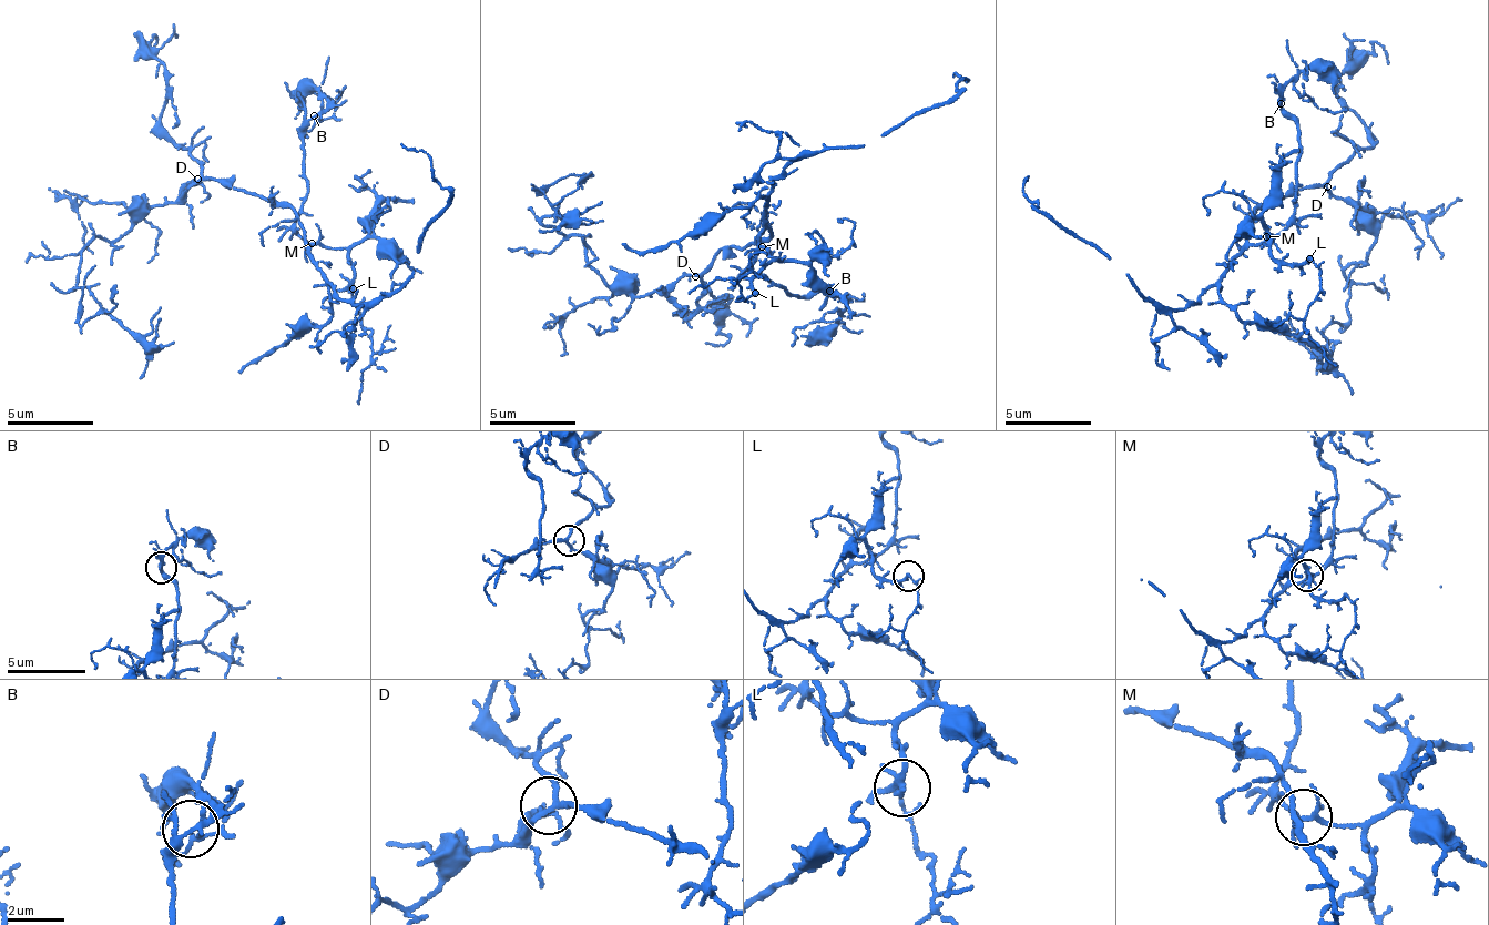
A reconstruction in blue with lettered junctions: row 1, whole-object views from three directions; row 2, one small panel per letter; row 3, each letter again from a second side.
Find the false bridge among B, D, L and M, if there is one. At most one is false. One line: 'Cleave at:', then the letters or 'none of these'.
Cleave at: M

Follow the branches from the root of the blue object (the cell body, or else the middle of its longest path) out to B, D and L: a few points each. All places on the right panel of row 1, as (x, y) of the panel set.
B: (1266, 207), (1260, 205), (1253, 214), (1246, 236), (1250, 244), (1282, 232), (1294, 211), (1297, 120), (1281, 104)
D: (1266, 207), (1276, 200), (1288, 199), (1295, 189), (1327, 186)
L: (1266, 207), (1253, 214), (1246, 241), (1260, 244), (1270, 233), (1270, 250), (1285, 263), (1308, 257)

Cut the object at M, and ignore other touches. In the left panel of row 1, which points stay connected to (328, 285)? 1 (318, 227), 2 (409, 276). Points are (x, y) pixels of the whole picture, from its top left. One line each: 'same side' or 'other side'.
1: other side
2: same side

